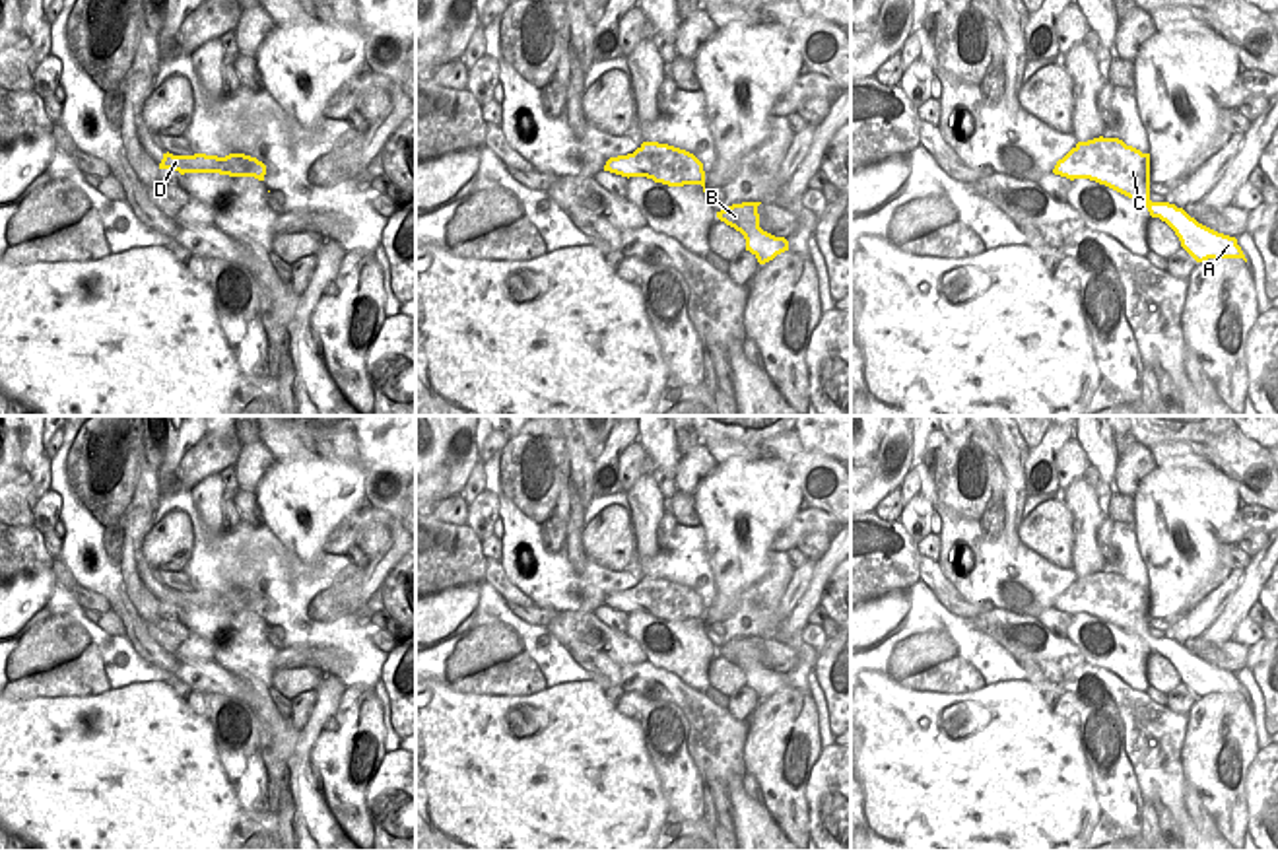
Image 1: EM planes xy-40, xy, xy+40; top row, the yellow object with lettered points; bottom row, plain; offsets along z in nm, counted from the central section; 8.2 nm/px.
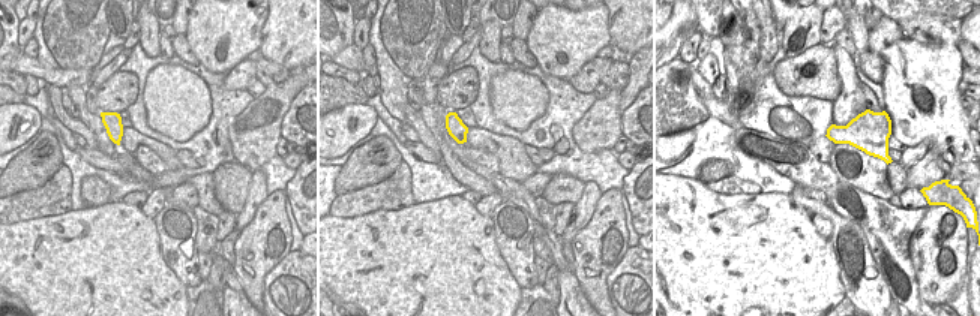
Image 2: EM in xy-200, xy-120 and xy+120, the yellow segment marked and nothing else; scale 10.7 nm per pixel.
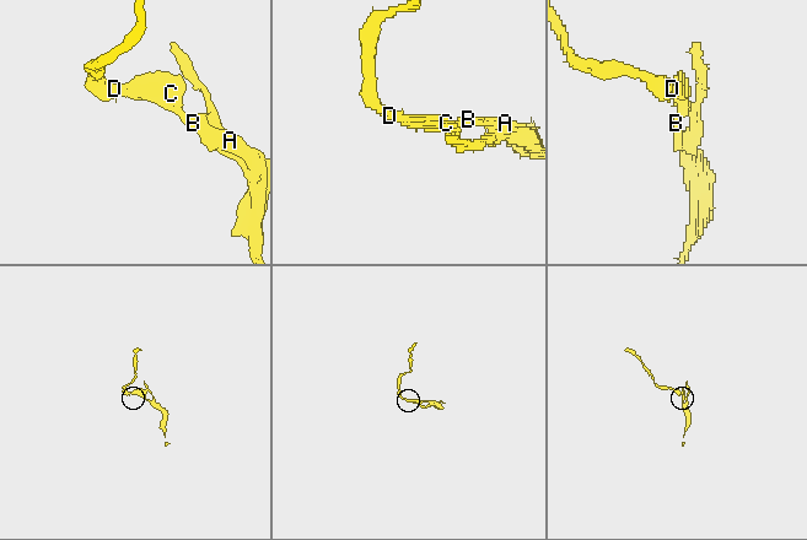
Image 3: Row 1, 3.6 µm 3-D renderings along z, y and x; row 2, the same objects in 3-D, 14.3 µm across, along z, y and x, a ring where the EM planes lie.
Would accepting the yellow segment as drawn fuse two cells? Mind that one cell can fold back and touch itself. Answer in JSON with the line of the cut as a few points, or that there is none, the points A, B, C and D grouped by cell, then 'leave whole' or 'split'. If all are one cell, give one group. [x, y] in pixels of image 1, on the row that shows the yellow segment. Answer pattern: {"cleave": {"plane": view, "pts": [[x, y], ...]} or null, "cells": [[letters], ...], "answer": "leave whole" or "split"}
{"cleave": {"plane": "xy", "pts": [[641, 148], [641, 158], [624, 175]]}, "cells": [["A", "B", "C"], ["D"]], "answer": "split"}

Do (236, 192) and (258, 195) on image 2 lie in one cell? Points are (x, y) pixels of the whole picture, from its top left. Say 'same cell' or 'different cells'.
different cells

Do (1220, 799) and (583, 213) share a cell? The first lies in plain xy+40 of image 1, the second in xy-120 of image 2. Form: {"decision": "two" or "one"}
{"decision": "two"}

